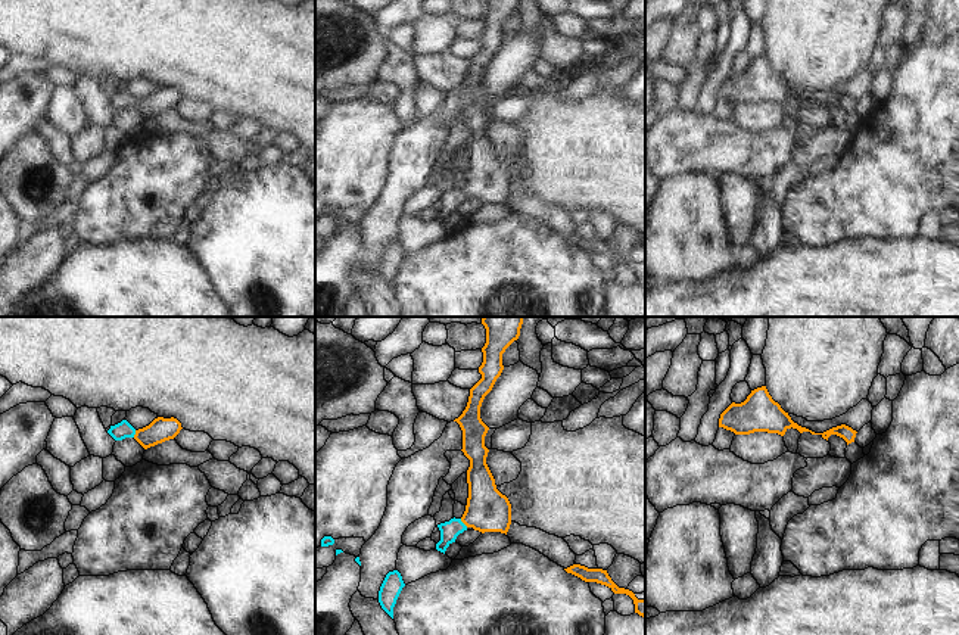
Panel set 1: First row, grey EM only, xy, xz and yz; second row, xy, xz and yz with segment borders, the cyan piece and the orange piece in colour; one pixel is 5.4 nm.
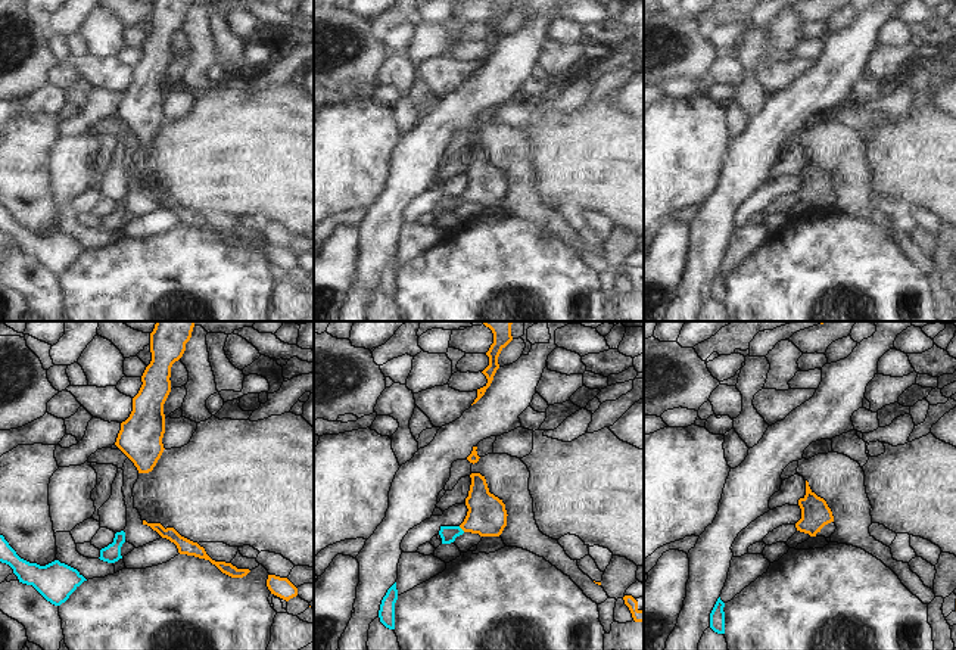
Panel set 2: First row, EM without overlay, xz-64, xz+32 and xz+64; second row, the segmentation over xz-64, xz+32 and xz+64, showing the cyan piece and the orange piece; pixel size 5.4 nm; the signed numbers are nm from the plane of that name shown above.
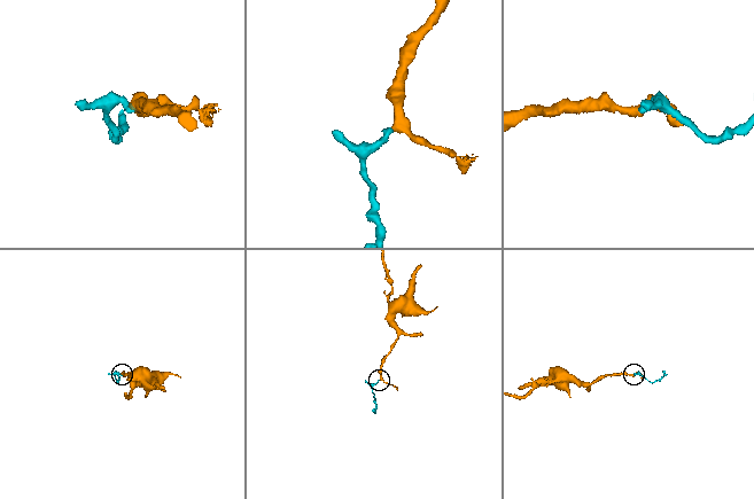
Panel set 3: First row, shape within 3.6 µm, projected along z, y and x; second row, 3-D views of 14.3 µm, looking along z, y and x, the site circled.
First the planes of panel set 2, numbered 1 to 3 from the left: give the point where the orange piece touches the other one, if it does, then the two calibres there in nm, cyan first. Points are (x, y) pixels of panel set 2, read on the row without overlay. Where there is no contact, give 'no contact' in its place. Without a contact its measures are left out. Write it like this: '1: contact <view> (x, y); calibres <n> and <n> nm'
1: no contact
2: contact xz+32 (460, 198); calibres 90 and 220 nm
3: no contact

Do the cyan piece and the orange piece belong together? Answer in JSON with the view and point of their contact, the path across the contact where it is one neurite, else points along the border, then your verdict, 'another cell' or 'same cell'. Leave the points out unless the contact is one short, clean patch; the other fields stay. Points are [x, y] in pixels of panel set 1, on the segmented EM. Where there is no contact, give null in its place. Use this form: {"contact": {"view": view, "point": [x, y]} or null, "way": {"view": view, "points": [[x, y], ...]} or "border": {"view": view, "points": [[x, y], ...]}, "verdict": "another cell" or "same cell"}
{"contact": {"view": "xz", "point": [463, 523]}, "way": {"view": "xz", "points": [[450, 531], [463, 523], [488, 510]]}, "verdict": "same cell"}

